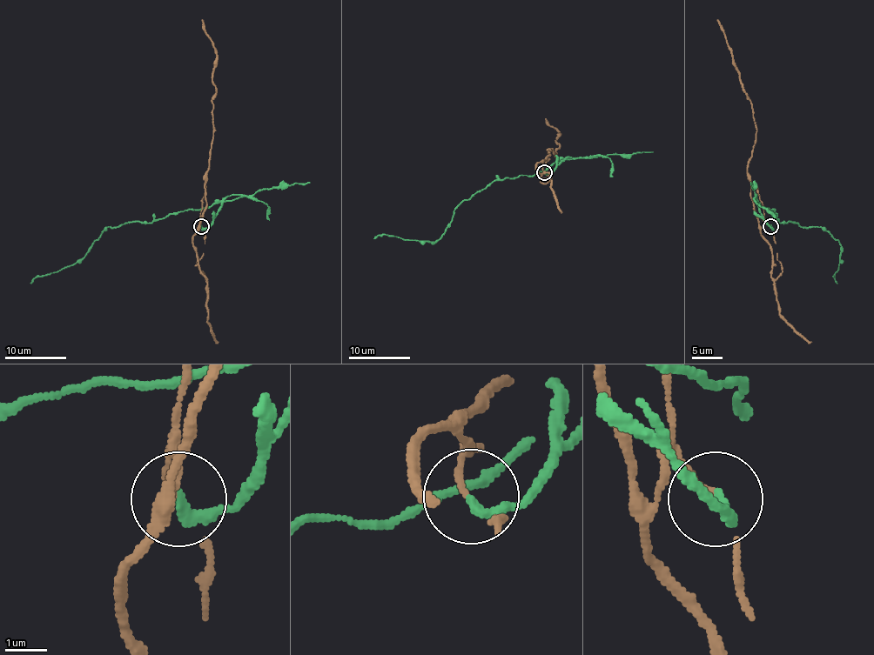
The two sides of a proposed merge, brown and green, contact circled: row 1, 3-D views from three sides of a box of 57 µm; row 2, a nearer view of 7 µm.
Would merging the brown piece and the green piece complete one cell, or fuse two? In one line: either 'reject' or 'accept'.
reject

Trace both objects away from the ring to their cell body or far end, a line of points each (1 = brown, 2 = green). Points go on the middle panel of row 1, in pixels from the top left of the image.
1: (544, 172), (542, 166), (548, 152), (551, 150), (558, 157), (559, 148), (556, 142), (559, 132), (545, 118)
2: (544, 172), (553, 172), (562, 160), (533, 175), (492, 182), (455, 209), (437, 241), (373, 238)

